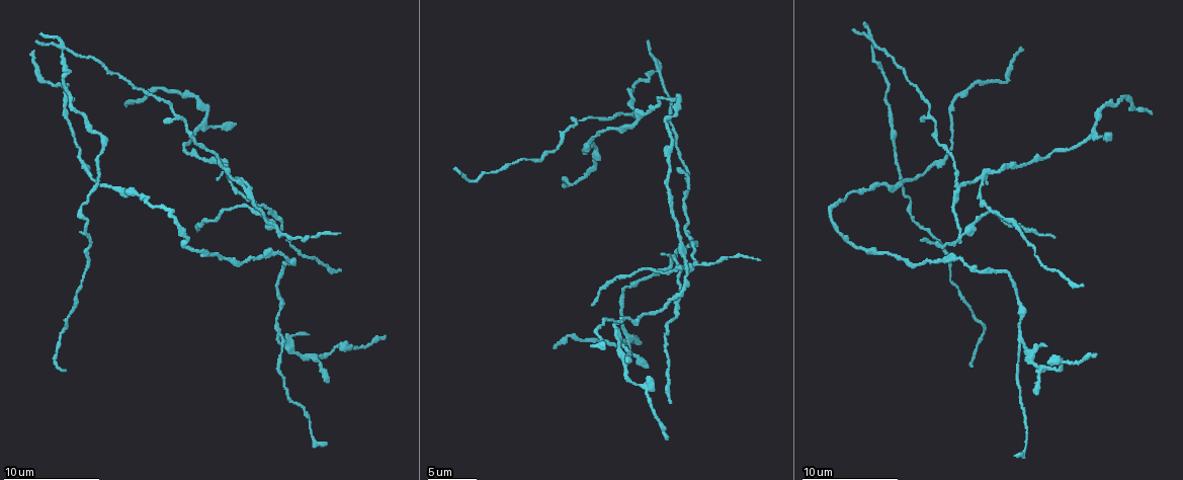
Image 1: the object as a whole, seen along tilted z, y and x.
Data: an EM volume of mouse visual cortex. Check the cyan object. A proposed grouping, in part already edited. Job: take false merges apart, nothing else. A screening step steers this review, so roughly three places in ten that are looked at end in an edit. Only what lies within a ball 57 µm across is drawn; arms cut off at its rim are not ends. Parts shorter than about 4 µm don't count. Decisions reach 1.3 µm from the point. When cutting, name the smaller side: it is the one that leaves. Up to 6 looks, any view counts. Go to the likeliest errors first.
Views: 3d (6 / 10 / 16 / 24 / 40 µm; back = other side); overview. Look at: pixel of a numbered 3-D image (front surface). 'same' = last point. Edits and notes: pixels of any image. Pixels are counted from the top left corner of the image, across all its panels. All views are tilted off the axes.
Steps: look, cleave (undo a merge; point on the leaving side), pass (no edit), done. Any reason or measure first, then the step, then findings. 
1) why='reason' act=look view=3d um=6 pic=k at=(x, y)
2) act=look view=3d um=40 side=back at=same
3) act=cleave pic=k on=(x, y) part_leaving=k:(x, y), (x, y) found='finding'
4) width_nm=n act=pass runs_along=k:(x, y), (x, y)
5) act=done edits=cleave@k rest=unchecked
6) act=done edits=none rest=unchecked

why='three arms meet' act=look view=3d um=10 pic=1 at=(695, 263)

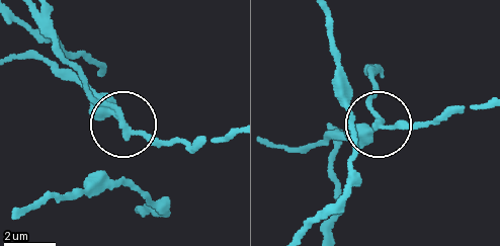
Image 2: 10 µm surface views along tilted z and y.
act=cleave pic=2 on=(112, 96) part_leaving=2:(376, 125), (285, 149) found='two neurons meet here'

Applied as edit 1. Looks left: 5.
why='redraw' act=look view=overview

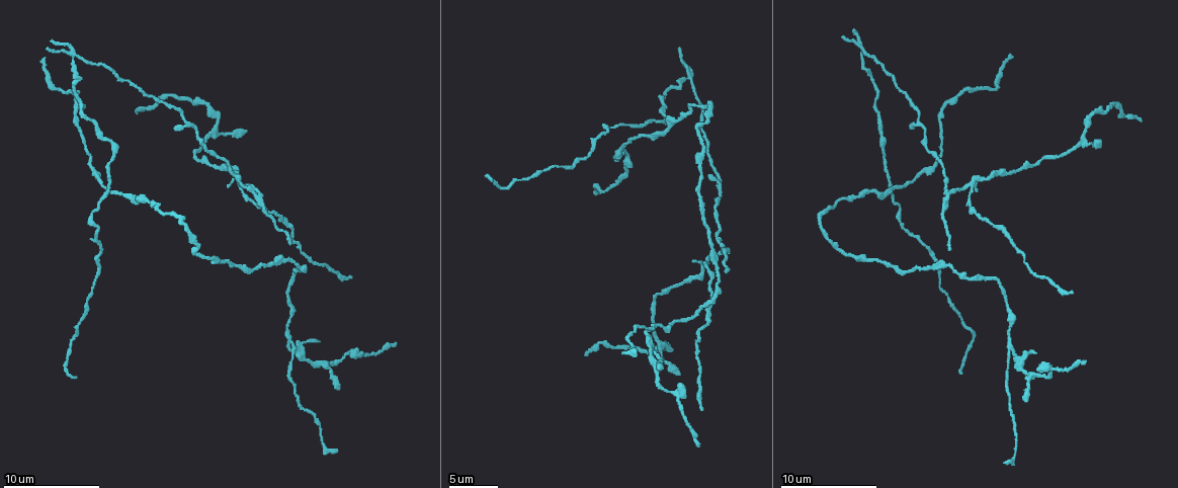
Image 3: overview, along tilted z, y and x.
why='four-way junction' act=look view=3d um=16 pic=3 at=(970, 188)

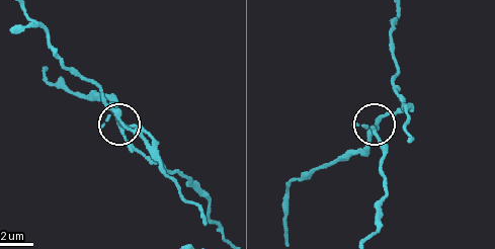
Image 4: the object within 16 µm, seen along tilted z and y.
side_arm_um=22 act=cleave pic=4 on=(124, 138) found='two neurons meet here'

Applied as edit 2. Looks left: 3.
act=look view=overview

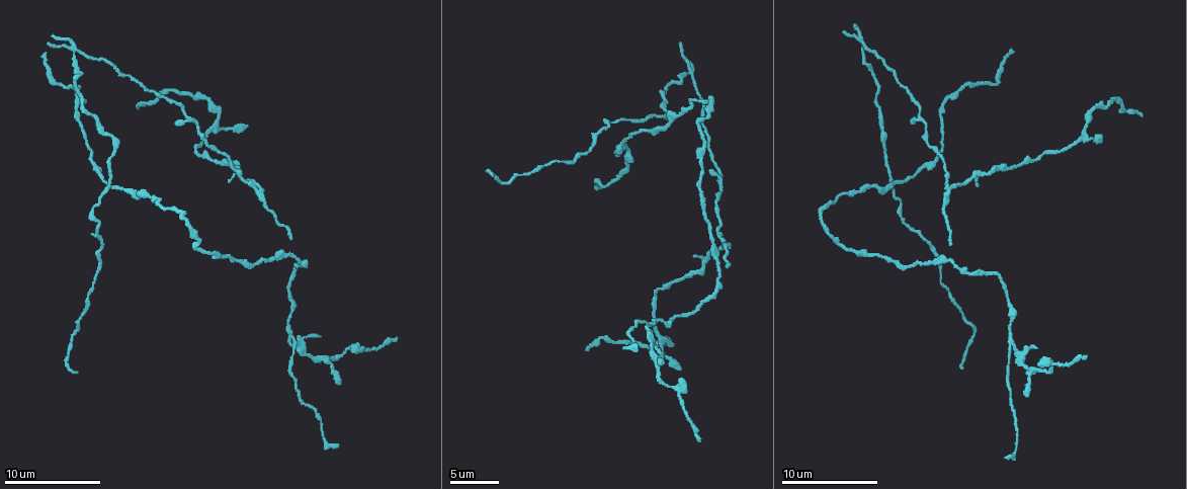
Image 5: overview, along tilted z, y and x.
why='two arms in line, one across' act=look view=3d um=6 pic=5 at=(1012, 348)

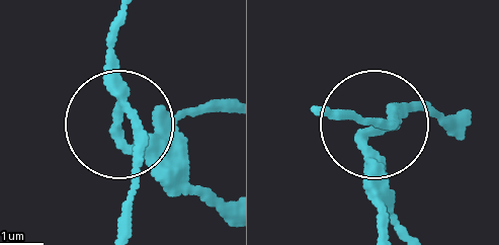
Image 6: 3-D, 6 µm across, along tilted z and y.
act=look view=3d um=6 side=back pic=6 at=(127, 114)

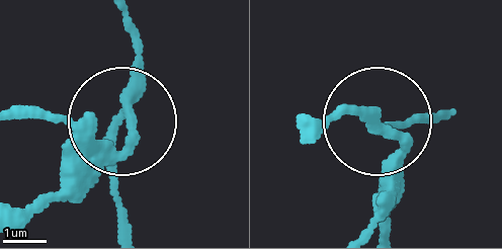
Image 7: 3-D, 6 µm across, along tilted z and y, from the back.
arms=3 act=cleave pic=7 on=(115, 176) part_leaving=7:(121, 117), (112, 190), (127, 223) found='two neurons meet here'

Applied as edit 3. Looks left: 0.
act=done edits=cleave@2,cleave@4,cleave@7 rest=unchecked

